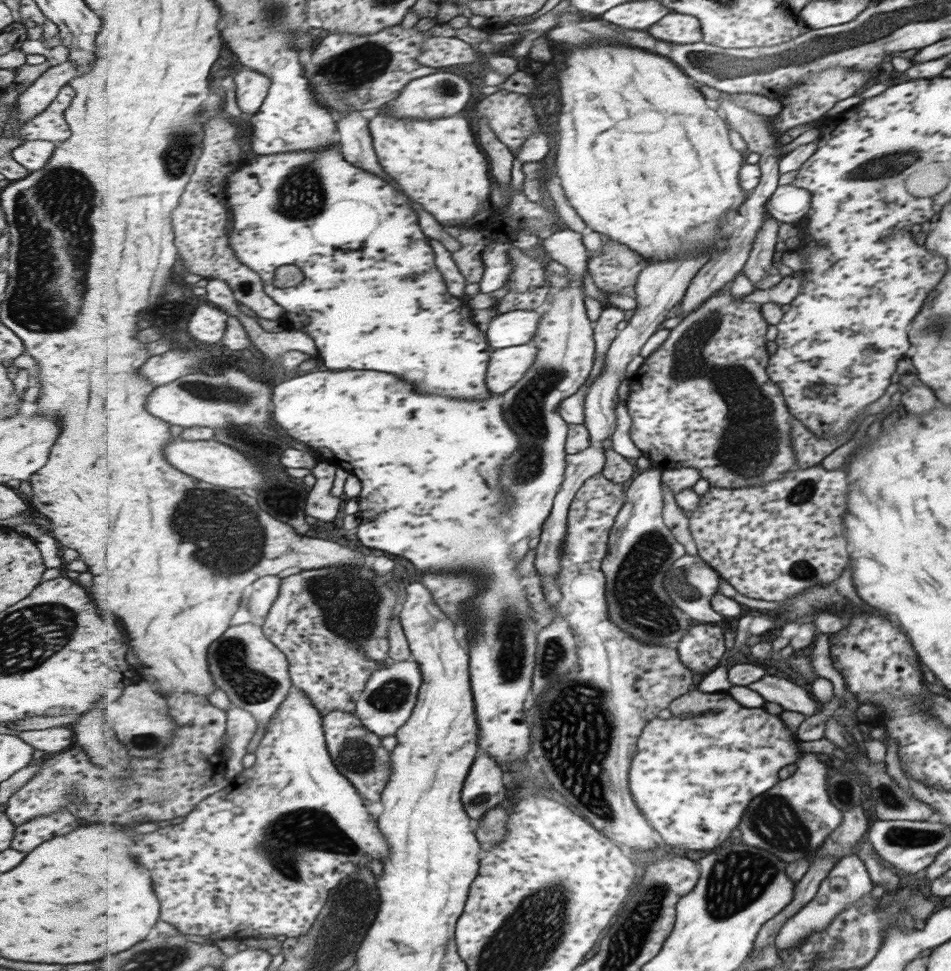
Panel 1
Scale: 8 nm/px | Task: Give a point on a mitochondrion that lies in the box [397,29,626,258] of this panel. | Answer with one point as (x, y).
(446, 91)

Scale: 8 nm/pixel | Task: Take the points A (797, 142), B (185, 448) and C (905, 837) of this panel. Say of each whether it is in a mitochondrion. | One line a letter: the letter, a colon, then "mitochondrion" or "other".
A: other
B: other
C: mitochondrion

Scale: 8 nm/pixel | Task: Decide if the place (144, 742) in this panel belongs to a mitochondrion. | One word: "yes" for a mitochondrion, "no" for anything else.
yes

